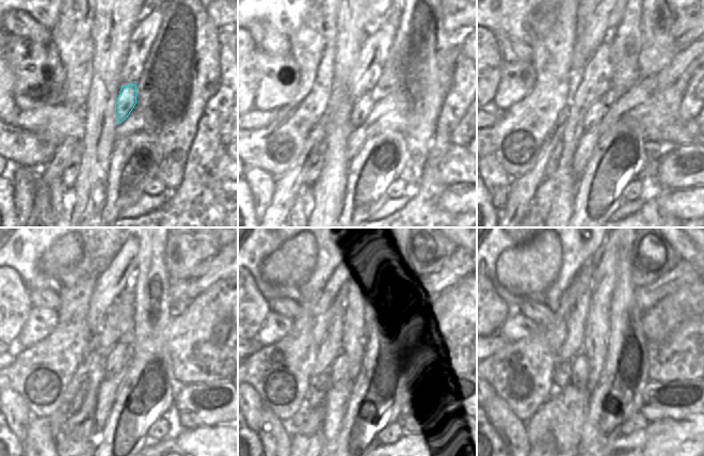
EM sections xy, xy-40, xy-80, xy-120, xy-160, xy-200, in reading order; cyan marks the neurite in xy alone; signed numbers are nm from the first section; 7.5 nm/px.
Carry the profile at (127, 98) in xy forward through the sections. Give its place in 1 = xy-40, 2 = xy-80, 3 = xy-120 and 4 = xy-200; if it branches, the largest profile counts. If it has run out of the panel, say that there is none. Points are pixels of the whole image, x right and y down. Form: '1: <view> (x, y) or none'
1: xy-40 (361, 109)
2: xy-80 (594, 115)
3: xy-120 (117, 357)
4: xy-200 (579, 373)

